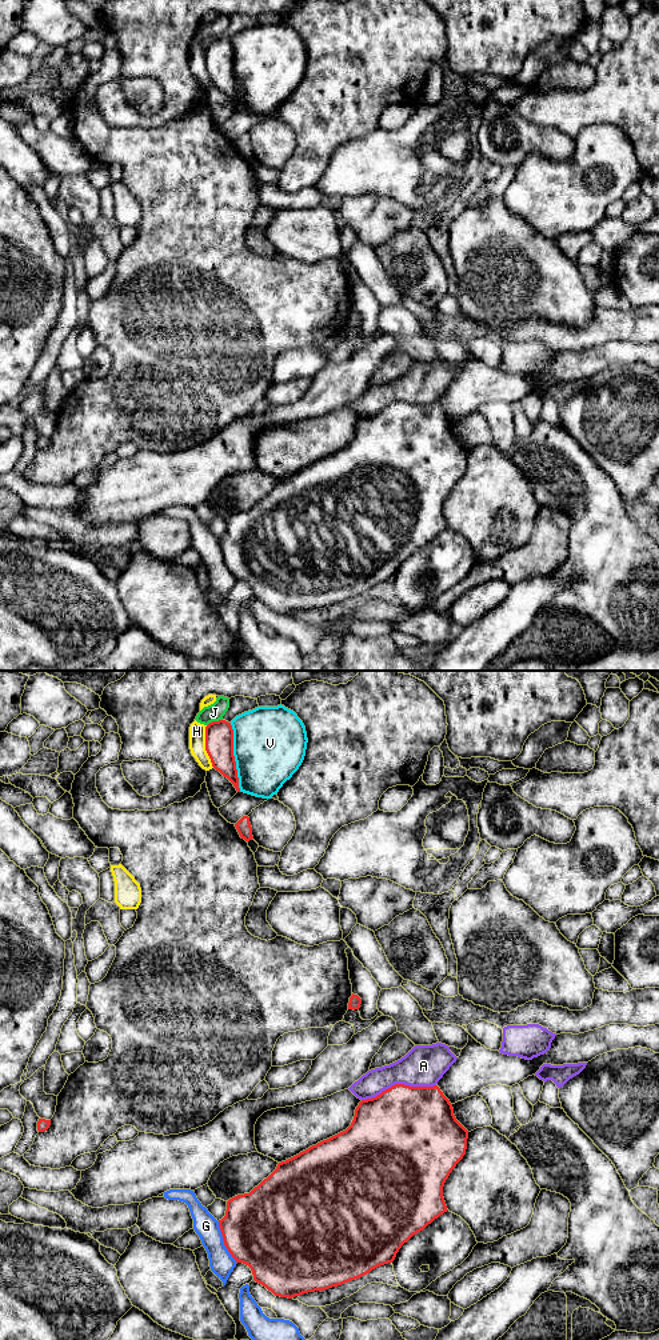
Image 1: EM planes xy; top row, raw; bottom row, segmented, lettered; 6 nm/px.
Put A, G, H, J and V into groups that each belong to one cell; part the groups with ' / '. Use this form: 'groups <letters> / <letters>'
groups A / G / H / J / V

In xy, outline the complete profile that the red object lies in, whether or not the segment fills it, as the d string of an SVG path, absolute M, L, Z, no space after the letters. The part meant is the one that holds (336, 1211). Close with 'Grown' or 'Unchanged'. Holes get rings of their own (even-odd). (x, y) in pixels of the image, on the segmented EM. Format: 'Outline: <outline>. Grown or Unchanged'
Outline: M395 1084L376 1097L362 1100L355 1109L351 1125L346 1131L279 1163L276 1169L249 1193L229 1199L225 1216L219 1220L224 1245L236 1263L243 1263L251 1268L256 1283L280 1297L292 1299L303 1293L324 1291L359 1279L380 1265L392 1263L404 1243L448 1211L443 1197L443 1187L452 1169L466 1155L467 1139L468 1131L456 1120L452 1104L438 1085L410 1087Z. Unchanged

